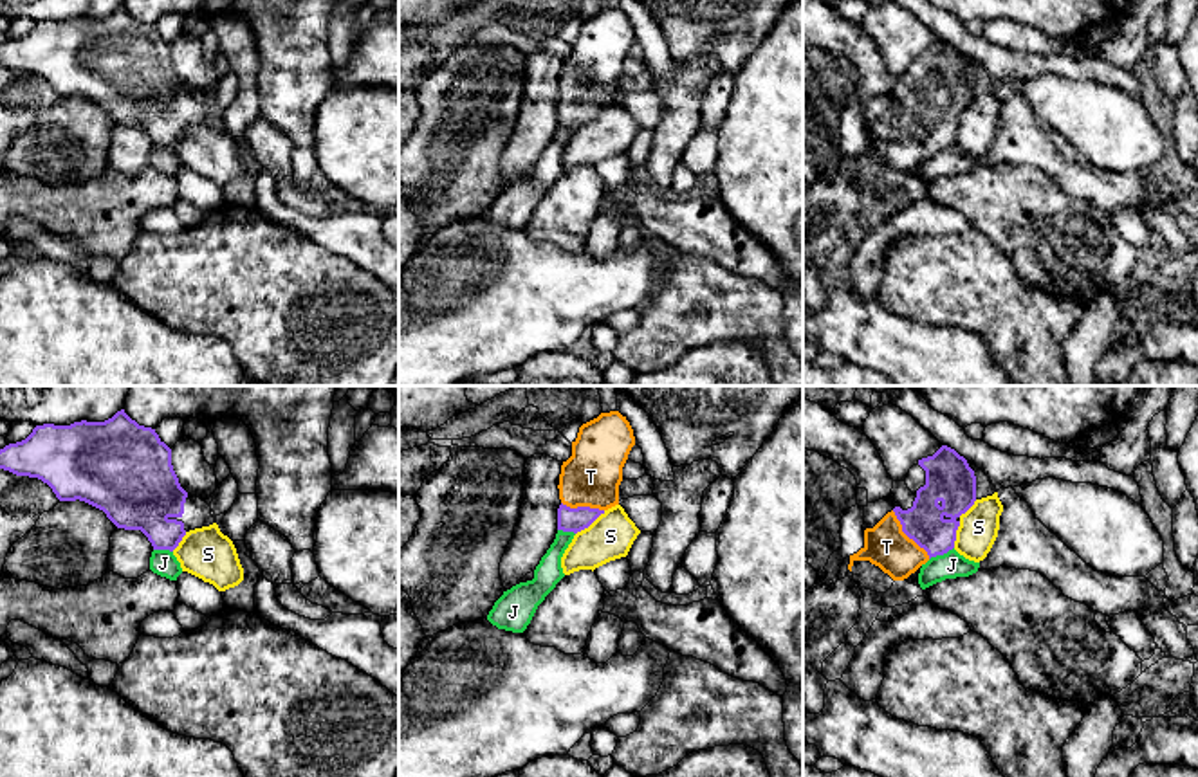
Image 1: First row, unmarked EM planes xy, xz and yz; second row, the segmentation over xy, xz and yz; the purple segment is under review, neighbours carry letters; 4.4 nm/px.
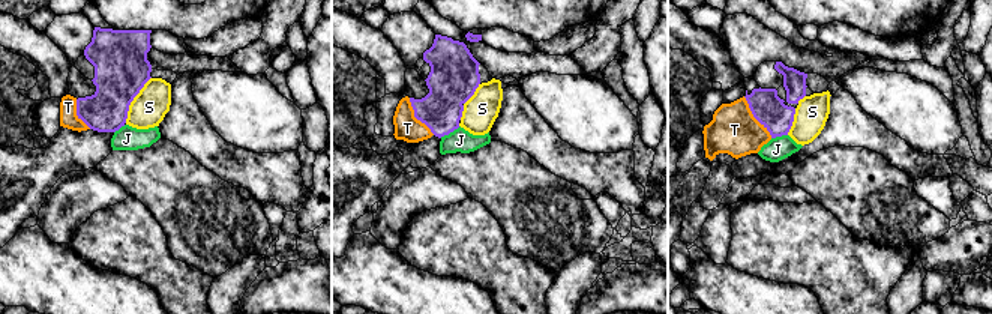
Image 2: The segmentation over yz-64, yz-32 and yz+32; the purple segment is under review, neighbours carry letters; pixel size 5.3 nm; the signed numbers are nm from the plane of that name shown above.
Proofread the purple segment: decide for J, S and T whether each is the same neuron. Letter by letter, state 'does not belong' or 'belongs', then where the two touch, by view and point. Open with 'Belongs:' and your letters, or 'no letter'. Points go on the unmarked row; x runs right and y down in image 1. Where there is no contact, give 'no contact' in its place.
Belongs: T
J: does not belong; meets purple in yz at (940, 150)
S: does not belong; meets purple in xz at (590, 119)
T: belongs; meets purple in yz at (908, 132)

